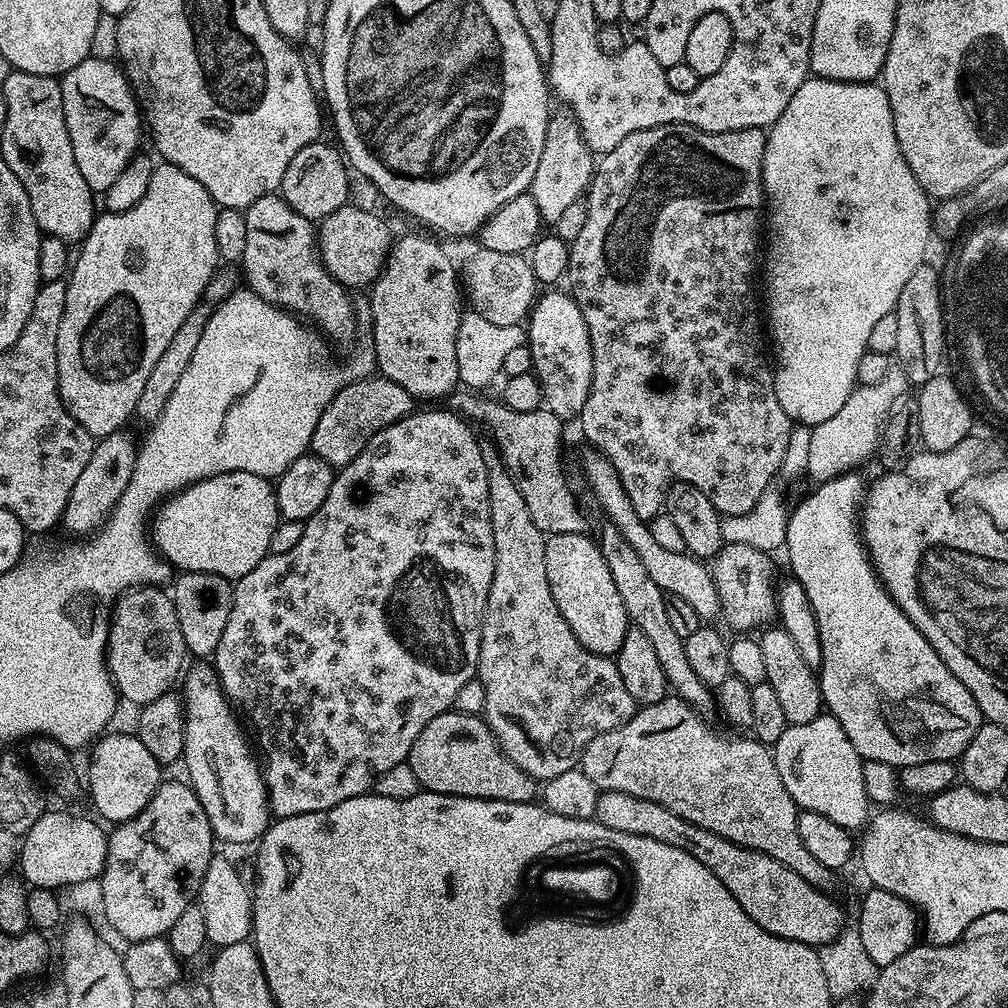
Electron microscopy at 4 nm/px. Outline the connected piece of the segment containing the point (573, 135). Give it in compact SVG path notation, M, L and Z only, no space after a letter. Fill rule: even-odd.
M571 110L560 111L564 112L553 111L548 117L546 142L542 142L542 158L538 158L538 170L534 170L530 189L530 195L540 211L541 221L548 226L555 225L563 212L587 193L594 171L594 153L584 141L575 114Z

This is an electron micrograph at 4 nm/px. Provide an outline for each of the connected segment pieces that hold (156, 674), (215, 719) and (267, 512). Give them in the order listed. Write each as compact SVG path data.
M163 587L129 588L116 597L110 608L107 658L108 673L121 701L143 706L173 691L172 683L181 679L186 668L184 656L182 626L178 626L171 595Z
M196 662L196 665L194 665L194 666L193 666L193 668L192 668L192 669L191 669L191 668L192 668L192 665L191 665L191 667L189 667L189 668L188 668L188 669L187 669L187 672L186 672L186 675L185 675L185 676L184 676L184 677L183 677L183 680L182 680L182 685L183 685L183 684L184 684L184 692L183 692L183 691L182 691L182 719L183 719L183 721L184 721L184 755L183 755L183 757L182 757L182 765L183 765L183 764L184 764L184 768L185 768L185 770L186 770L186 771L188 771L188 776L187 776L187 775L186 775L186 780L187 780L187 783L189 783L189 784L191 784L191 786L192 786L192 789L193 789L193 790L194 790L194 794L195 794L195 795L196 795L196 797L197 797L197 798L198 798L198 802L202 802L202 810L206 810L206 818L210 818L210 826L211 826L211 827L212 827L212 835L213 835L213 837L215 837L215 839L216 839L216 840L217 840L217 841L220 841L220 840L225 840L225 842L226 842L226 843L228 843L228 844L248 844L248 843L250 843L250 842L251 842L251 840L252 840L252 842L256 842L256 841L259 841L259 839L260 839L260 837L261 837L261 836L263 836L263 835L265 835L265 833L267 833L267 831L268 831L268 825L269 825L269 823L270 823L270 809L269 809L269 806L268 806L268 791L267 791L267 790L266 790L266 788L265 788L265 786L264 786L264 773L263 773L263 771L262 771L262 768L261 768L261 765L260 765L260 764L259 764L259 763L258 763L258 760L257 760L257 757L256 757L256 760L255 760L255 758L254 758L254 757L252 757L252 748L253 748L253 745L252 745L252 744L251 744L251 743L250 743L250 740L249 740L249 744L250 744L250 745L248 745L248 740L247 740L247 738L246 738L246 737L244 737L244 732L243 732L243 730L242 730L242 729L240 729L240 724L241 724L241 721L240 721L240 720L239 720L239 719L238 719L238 716L237 716L237 713L236 713L236 712L235 712L235 711L234 711L234 708L233 708L233 705L232 705L232 704L231 704L231 703L230 703L230 701L229 701L229 699L228 699L228 696L227 696L227 694L226 694L226 693L224 693L224 688L223 688L223 687L222 687L222 686L221 686L221 685L220 685L220 680L219 680L219 678L217 678L217 677L216 677L216 670L215 670L215 667L213 667L213 665L212 665L212 664L211 664L211 663L208 663L208 662Z
M227 472L199 480L189 488L173 492L155 509L150 520L150 543L161 560L167 560L180 572L205 572L218 574L229 582L241 580L262 558L269 555L270 538L282 517L276 501L276 489L267 476Z

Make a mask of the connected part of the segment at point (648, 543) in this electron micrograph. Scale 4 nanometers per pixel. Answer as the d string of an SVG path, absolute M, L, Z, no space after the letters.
M588 450L584 456L584 480L588 483L588 488L592 491L594 499L600 503L600 508L605 512L607 523L613 524L630 546L634 546L634 554L642 558L650 578L658 582L658 586L668 596L683 598L687 604L694 609L694 614L700 616L701 621L712 622L721 615L720 599L718 590L712 581L712 574L709 565L705 561L697 560L695 556L687 551L675 552L666 550L659 542L654 542L654 534L650 534L648 524L638 518L634 511L634 506L630 503L630 498L626 498L626 490L622 490L622 482L618 482L618 474L614 466L601 452Z

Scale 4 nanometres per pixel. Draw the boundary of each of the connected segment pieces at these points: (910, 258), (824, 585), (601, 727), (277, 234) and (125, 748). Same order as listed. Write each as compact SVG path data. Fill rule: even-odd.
M809 78L798 86L794 98L790 98L786 110L767 129L768 141L764 151L762 178L764 179L764 202L766 205L766 256L768 252L768 308L766 304L766 328L770 333L770 344L774 349L774 371L776 393L782 410L797 425L813 425L826 422L833 414L842 410L846 398L858 386L858 358L868 351L870 334L885 314L894 311L902 286L910 279L910 274L925 263L928 252L928 235L934 232L934 208L930 198L918 186L918 178L906 166L898 138L894 134L894 114L890 110L890 98L886 98L879 83L838 82Z
M853 470L844 473L843 476L836 476L833 480L817 483L816 489L796 509L795 507L791 509L788 518L786 553L788 552L788 564L792 567L791 575L806 590L806 598L810 598L810 606L814 610L814 618L818 622L818 638L822 642L822 662L818 669L822 704L842 726L842 730L846 730L846 738L850 738L850 742L854 742L854 750L858 750L858 754L864 760L886 762L891 768L897 770L906 766L914 766L918 762L955 761L966 750L966 746L972 741L974 734L978 734L982 723L980 707L978 702L974 702L974 694L970 694L970 690L966 690L966 686L962 686L962 682L958 682L958 678L954 678L954 674L950 674L950 670L946 666L946 662L942 662L938 650L934 650L934 646L930 646L930 642L922 634L922 630L918 630L918 626L914 626L914 622L896 605L894 598L884 589L884 583L877 576L861 536L862 505L866 495L866 480L864 484L860 474L859 471Z
M484 442L480 450L482 462L488 467L490 530L494 530L494 578L480 627L476 667L476 676L485 691L482 718L510 762L533 780L543 782L577 767L588 743L598 738L598 734L606 734L630 722L638 705L626 691L615 659L586 650L586 646L574 638L574 630L566 626L566 618L562 618L562 610L558 610L558 602L554 602L554 594L550 594L550 578L546 578L545 534L530 519L530 509L518 486L514 486L514 478L501 464L496 445Z
M279 194L250 202L243 214L246 218L243 283L245 280L258 298L291 312L301 321L311 322L333 345L350 343L356 332L356 312L348 297L349 289L339 284L320 263L317 225L302 218Z
M131 731L111 732L101 735L87 753L86 796L88 792L101 821L112 820L113 825L118 825L137 816L150 802L162 783L162 766Z

